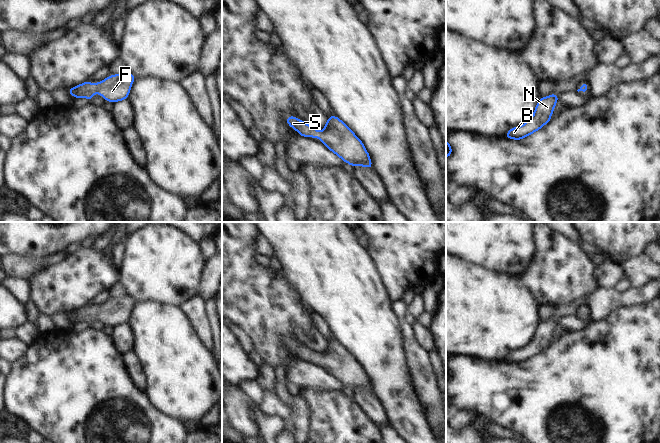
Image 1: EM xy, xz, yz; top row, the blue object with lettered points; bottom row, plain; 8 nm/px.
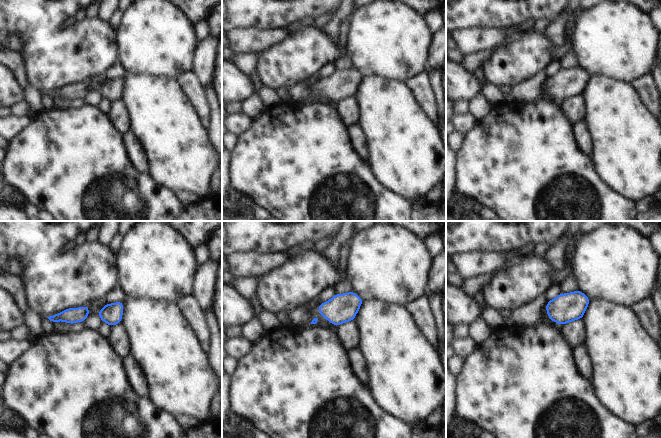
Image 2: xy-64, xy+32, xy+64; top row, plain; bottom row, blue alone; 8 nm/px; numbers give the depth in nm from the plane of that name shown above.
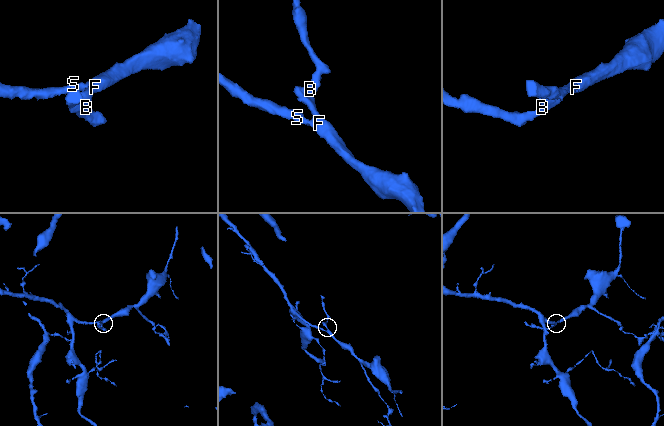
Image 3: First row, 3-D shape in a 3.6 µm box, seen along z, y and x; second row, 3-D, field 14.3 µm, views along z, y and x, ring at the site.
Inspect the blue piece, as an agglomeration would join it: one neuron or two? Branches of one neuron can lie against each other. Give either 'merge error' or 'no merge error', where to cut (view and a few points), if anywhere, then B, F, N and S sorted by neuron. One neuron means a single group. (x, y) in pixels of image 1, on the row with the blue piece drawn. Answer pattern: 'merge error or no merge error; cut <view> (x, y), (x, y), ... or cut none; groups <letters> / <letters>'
no merge error; cut none; groups B F N S

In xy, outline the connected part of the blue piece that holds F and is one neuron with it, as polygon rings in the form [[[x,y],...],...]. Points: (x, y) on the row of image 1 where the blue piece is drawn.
[[[125,71],[120,74],[108,76],[99,83],[92,84],[88,81],[75,86],[67,92],[76,99],[85,97],[91,101],[95,92],[99,93],[106,101],[115,103],[127,99],[135,76]]]

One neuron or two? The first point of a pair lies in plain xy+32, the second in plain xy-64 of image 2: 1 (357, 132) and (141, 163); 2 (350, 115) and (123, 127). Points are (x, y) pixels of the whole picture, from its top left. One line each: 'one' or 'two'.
1: one
2: one

